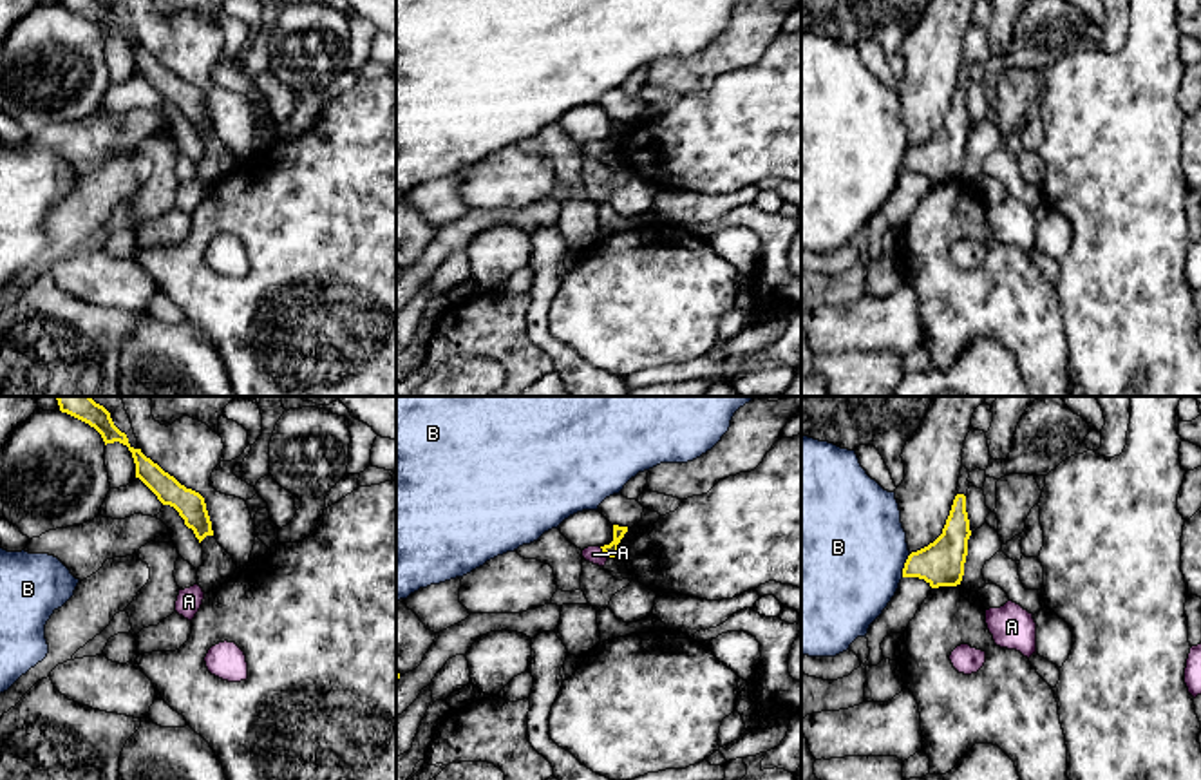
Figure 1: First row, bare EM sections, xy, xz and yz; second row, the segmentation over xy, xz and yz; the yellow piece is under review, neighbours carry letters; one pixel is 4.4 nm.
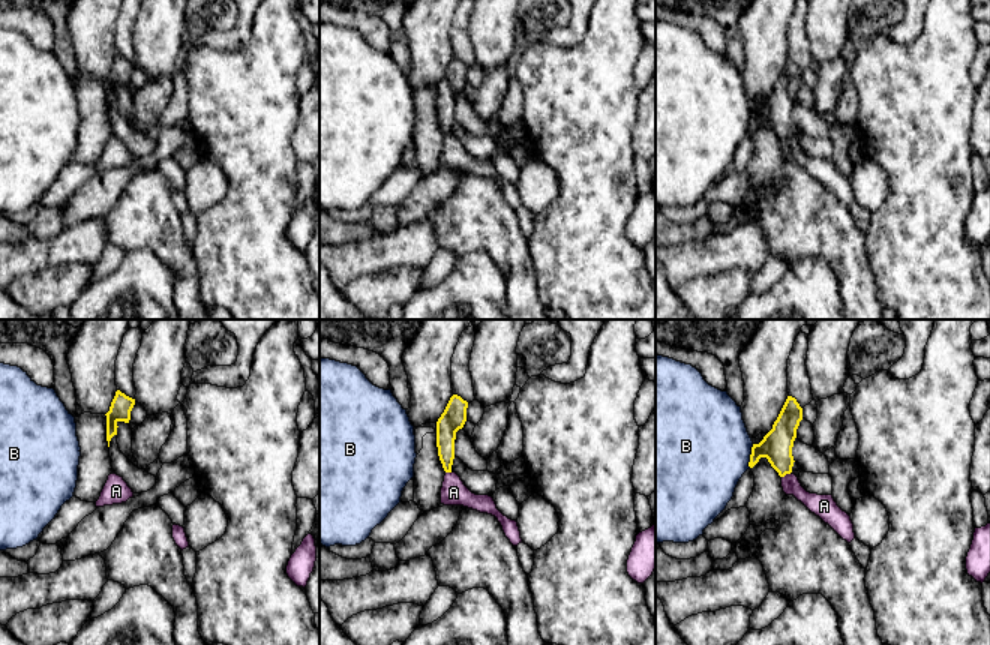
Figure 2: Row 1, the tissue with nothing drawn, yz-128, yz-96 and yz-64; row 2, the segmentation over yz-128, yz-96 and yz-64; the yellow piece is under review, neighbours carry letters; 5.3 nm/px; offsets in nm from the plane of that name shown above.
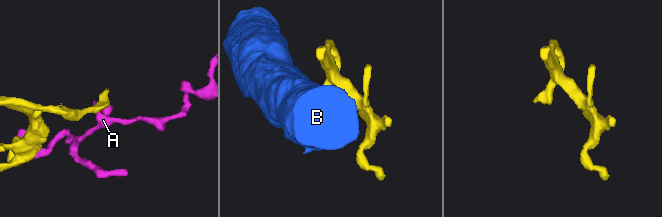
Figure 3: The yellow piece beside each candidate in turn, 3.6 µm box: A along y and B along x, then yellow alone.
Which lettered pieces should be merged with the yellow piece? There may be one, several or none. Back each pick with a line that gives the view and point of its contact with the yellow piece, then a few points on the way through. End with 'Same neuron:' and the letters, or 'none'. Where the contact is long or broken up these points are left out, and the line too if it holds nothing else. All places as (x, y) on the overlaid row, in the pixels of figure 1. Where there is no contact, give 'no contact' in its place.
Same neuron: none

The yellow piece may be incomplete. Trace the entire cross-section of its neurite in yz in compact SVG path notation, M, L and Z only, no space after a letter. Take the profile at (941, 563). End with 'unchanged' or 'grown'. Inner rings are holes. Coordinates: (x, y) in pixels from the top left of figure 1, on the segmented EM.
M957 494L942 534L928 547L908 556L903 577L924 579L931 588L960 585L969 536L966 496Z; unchanged

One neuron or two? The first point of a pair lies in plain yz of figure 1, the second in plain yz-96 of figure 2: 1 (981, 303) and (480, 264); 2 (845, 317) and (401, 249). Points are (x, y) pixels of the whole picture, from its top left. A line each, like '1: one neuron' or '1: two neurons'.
1: two neurons
2: one neuron

